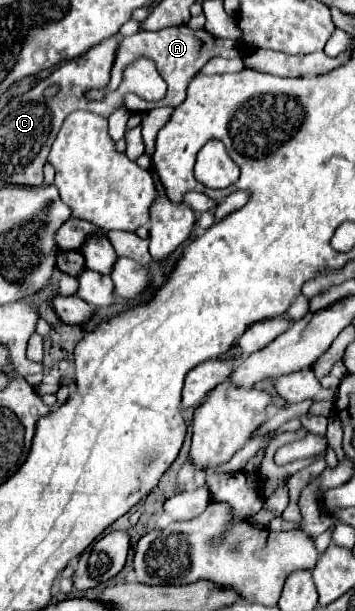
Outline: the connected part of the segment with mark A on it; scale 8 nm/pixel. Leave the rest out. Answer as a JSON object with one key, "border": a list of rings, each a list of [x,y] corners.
{"border":[[[175,26],[175,28],[163,28],[157,32],[137,32],[133,36],[127,36],[121,40],[121,46],[117,50],[117,58],[111,70],[111,80],[107,84],[107,88],[93,88],[91,92],[87,92],[89,100],[103,100],[105,94],[113,92],[119,88],[121,80],[123,80],[123,70],[127,68],[127,64],[131,64],[133,60],[139,58],[149,58],[155,62],[161,78],[167,82],[167,94],[161,102],[147,102],[143,98],[139,98],[137,94],[127,94],[125,96],[125,108],[131,112],[147,112],[151,108],[157,106],[179,106],[185,96],[187,96],[187,86],[191,82],[191,78],[211,60],[211,58],[241,58],[243,50],[239,46],[239,42],[235,40],[227,40],[227,38],[217,38],[213,34],[209,34],[205,28],[201,30],[191,30],[189,26]]]}

